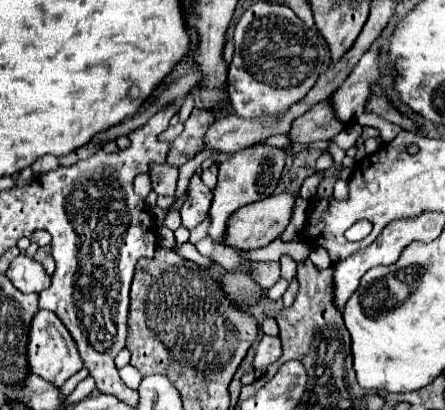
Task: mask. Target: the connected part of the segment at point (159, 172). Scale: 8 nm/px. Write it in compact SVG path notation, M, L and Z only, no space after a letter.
M150 165L150 179L152 179L152 189L156 193L164 193L174 197L176 191L176 181L178 181L178 167L172 165Z

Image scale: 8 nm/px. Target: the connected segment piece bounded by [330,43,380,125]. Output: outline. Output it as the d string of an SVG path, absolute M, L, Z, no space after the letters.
M374 43L372 49L352 69L348 79L332 93L330 103L334 109L334 117L338 117L338 121L342 121L344 125L352 123L364 111L364 105L370 97L370 85L376 83L378 77L378 43Z

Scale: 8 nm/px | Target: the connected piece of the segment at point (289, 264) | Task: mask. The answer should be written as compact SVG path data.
M282 255L280 265L282 265L282 277L292 281L294 275L296 275L296 261L292 257L288 257L288 255Z

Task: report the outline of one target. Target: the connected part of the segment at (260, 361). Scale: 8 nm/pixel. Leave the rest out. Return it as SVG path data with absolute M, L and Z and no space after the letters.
M264 335L258 343L256 349L256 357L254 357L254 369L262 369L268 367L270 363L278 361L282 355L282 347L280 347L280 337L270 337Z

